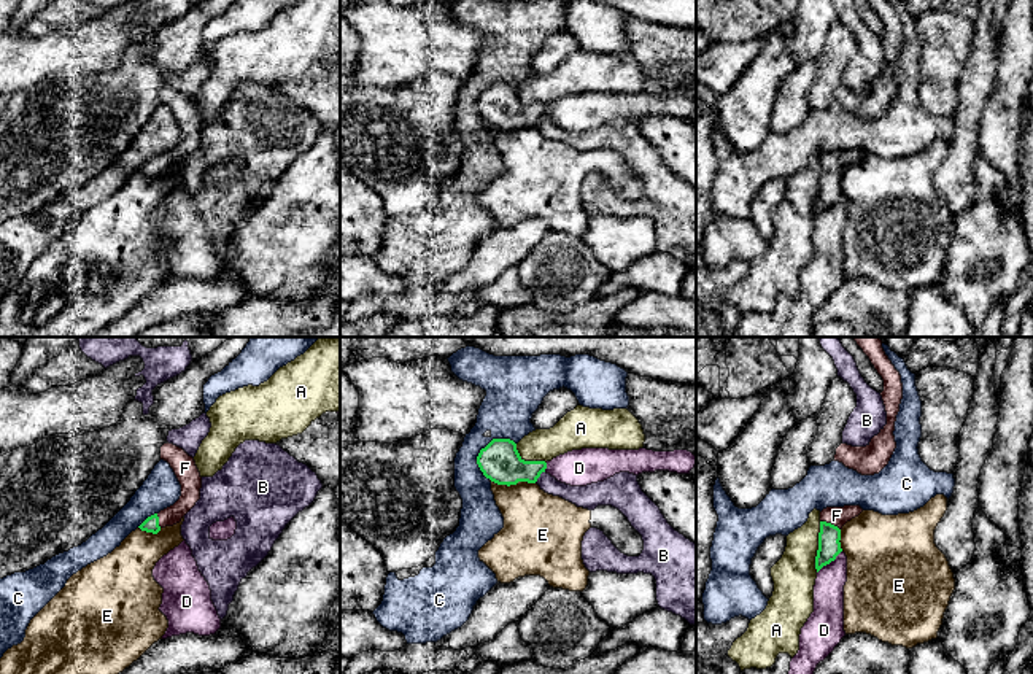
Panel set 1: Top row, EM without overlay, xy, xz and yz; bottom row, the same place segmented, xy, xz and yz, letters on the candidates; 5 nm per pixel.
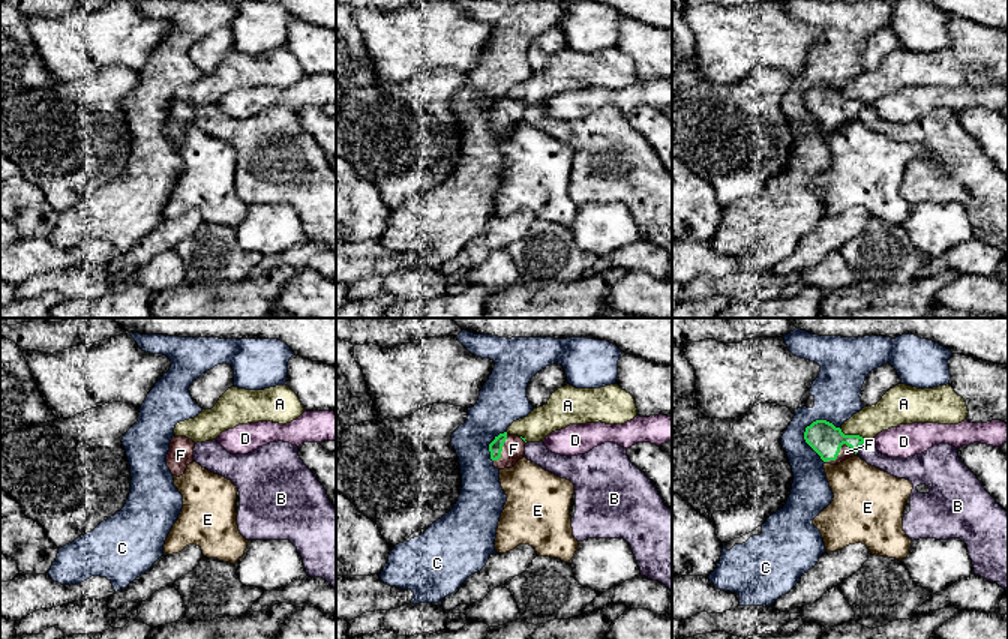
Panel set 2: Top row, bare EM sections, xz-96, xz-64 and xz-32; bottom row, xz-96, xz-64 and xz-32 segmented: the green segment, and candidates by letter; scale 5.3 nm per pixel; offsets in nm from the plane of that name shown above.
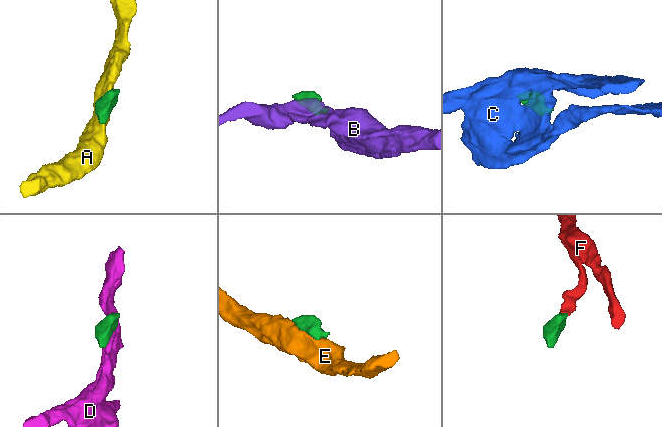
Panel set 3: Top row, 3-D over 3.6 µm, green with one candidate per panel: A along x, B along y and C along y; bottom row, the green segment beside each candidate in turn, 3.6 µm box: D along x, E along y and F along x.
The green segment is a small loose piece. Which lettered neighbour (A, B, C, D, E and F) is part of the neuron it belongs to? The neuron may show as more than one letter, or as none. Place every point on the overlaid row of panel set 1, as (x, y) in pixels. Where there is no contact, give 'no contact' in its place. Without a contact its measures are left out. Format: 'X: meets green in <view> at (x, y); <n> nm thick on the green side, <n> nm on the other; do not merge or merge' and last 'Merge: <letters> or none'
A: meets green in yz at (819, 547); 110 nm thick on the green side, 220 nm on the other; do not merge
B: meets green in xz at (539, 476); 200 nm thick on the green side, 110 nm on the other; do not merge
C: meets green in xz at (485, 447); 200 nm thick on the green side, 260 nm on the other; do not merge
D: meets green in yz at (830, 561); 110 nm thick on the green side, 160 nm on the other; do not merge
E: meets green in xz at (512, 484); 200 nm thick on the green side, 340 nm on the other; do not merge
F: meets green in yz at (830, 523); 110 nm thick on the green side, 100 nm on the other; merge
Merge: F

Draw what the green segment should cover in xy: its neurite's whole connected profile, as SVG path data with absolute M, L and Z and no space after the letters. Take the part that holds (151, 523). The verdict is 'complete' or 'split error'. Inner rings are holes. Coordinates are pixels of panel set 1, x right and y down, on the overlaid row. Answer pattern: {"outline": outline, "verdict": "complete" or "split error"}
{"outline": "M167 442L161 447L161 459L167 461L173 469L181 485L181 496L173 506L148 517L138 526L141 531L153 534L157 534L165 526L173 526L180 523L181 518L200 499L202 488L202 477L195 466L195 461L183 448Z", "verdict": "split error"}

